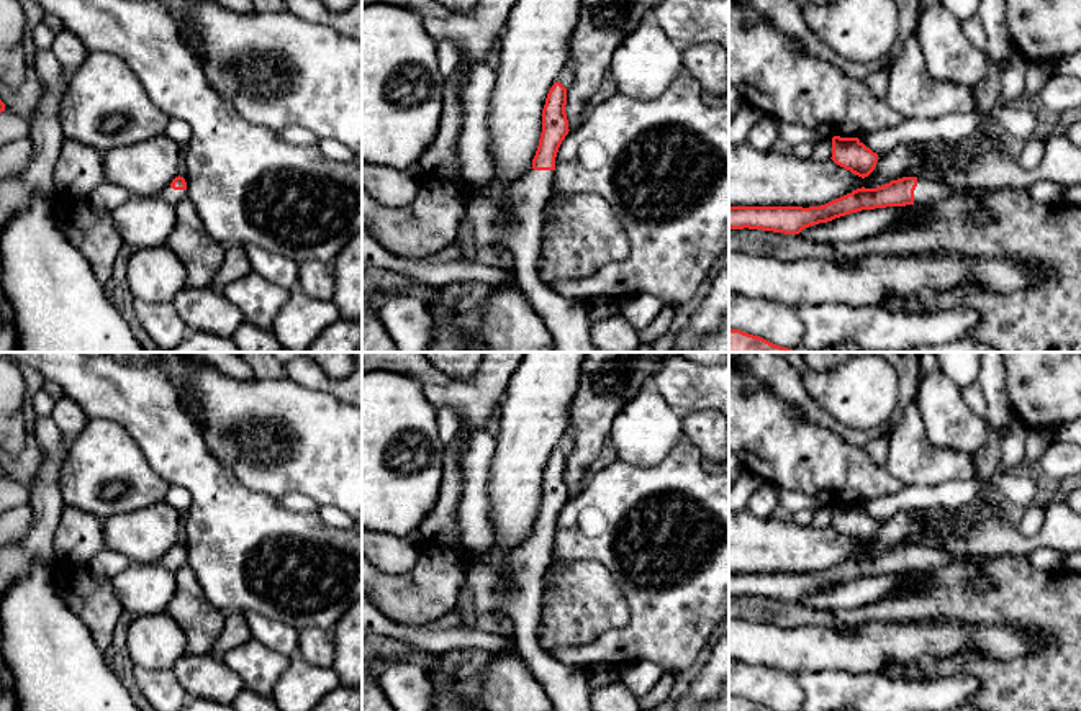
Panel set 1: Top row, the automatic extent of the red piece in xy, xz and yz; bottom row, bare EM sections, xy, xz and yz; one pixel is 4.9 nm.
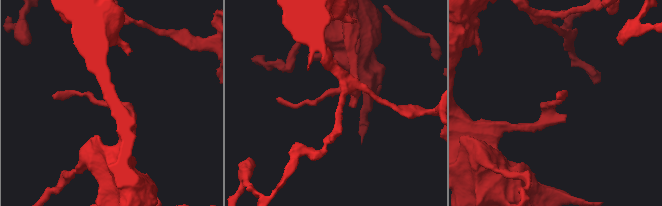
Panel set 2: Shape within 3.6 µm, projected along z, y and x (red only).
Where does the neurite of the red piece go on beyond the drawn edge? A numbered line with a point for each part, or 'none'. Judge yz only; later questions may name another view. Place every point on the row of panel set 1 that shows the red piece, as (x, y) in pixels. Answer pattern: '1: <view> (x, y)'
1: yz (927, 190)

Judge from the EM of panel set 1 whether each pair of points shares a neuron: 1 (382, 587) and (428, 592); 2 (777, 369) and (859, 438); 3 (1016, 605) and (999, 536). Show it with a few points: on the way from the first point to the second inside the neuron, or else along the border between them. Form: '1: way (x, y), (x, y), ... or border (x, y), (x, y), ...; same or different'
1: way (393, 592), (416, 592); same
2: way (791, 390), (816, 415), (837, 428); same
3: border (976, 554), (1021, 554), (1024, 557); different

